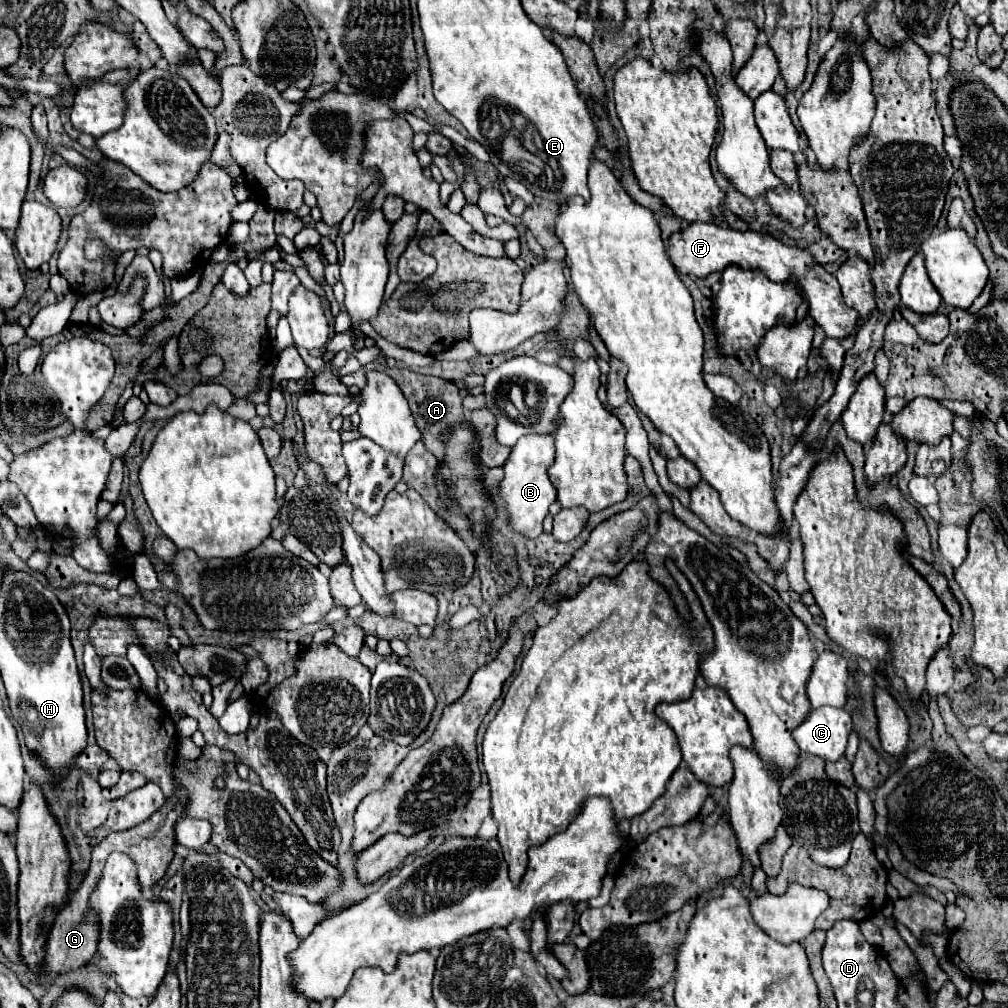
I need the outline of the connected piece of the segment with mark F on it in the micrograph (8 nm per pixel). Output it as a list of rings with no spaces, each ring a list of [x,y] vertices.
[[[693,222],[687,230],[677,232],[669,238],[667,254],[679,272],[697,278],[705,278],[713,272],[725,270],[729,264],[735,264],[743,270],[759,270],[771,282],[795,282],[801,288],[801,296],[809,306],[809,316],[815,320],[817,326],[825,330],[829,338],[845,340],[859,320],[857,312],[843,302],[839,282],[833,274],[825,272],[823,266],[817,264],[807,250],[785,246],[769,234],[755,230],[735,232],[731,228],[721,228],[711,222]]]

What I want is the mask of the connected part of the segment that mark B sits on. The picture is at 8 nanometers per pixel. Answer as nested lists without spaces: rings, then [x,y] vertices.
[[[549,434],[545,436],[523,436],[515,448],[511,450],[503,470],[505,476],[499,484],[501,488],[501,498],[505,502],[505,510],[509,514],[509,528],[525,538],[537,538],[543,532],[543,518],[549,514],[549,504],[557,500],[557,490],[553,488],[547,468],[553,464],[553,438]]]

